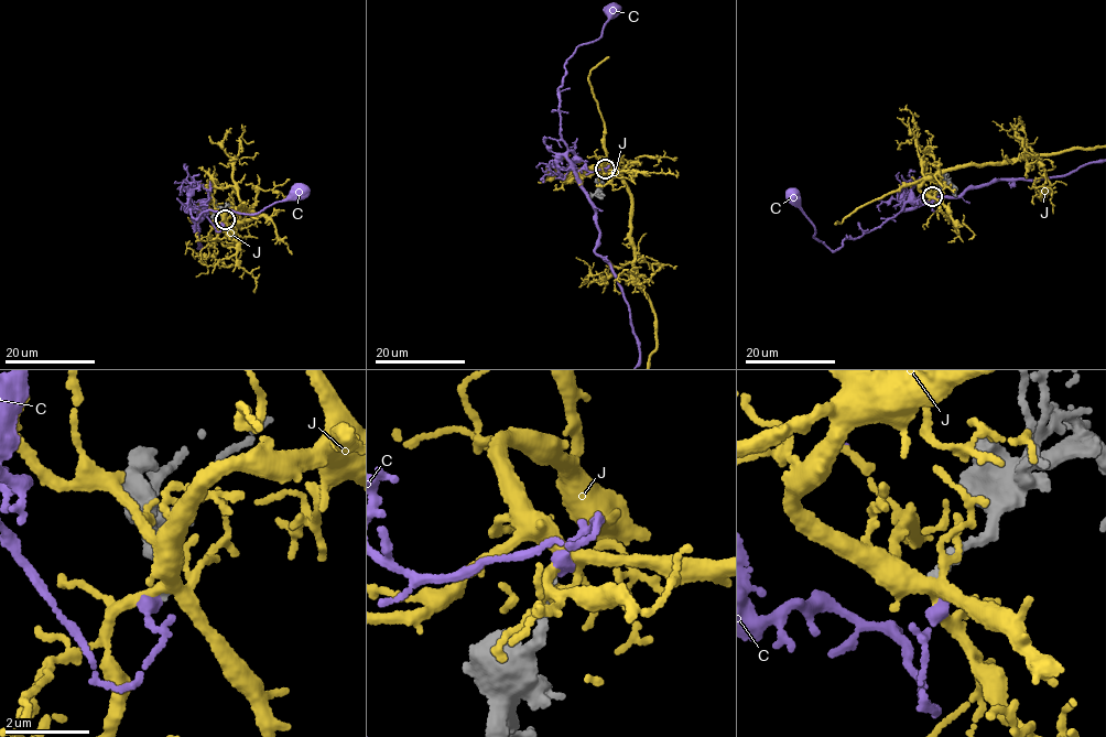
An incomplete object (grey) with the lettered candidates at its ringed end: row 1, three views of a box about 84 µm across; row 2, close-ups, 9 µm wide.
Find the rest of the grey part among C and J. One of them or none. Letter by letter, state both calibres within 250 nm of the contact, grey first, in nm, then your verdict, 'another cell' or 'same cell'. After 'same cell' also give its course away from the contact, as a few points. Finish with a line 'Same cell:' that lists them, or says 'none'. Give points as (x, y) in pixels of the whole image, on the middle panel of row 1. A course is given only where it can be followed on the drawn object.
C: 170/280 nm | another cell
J: 200/340 nm | another cell
Same cell: none

